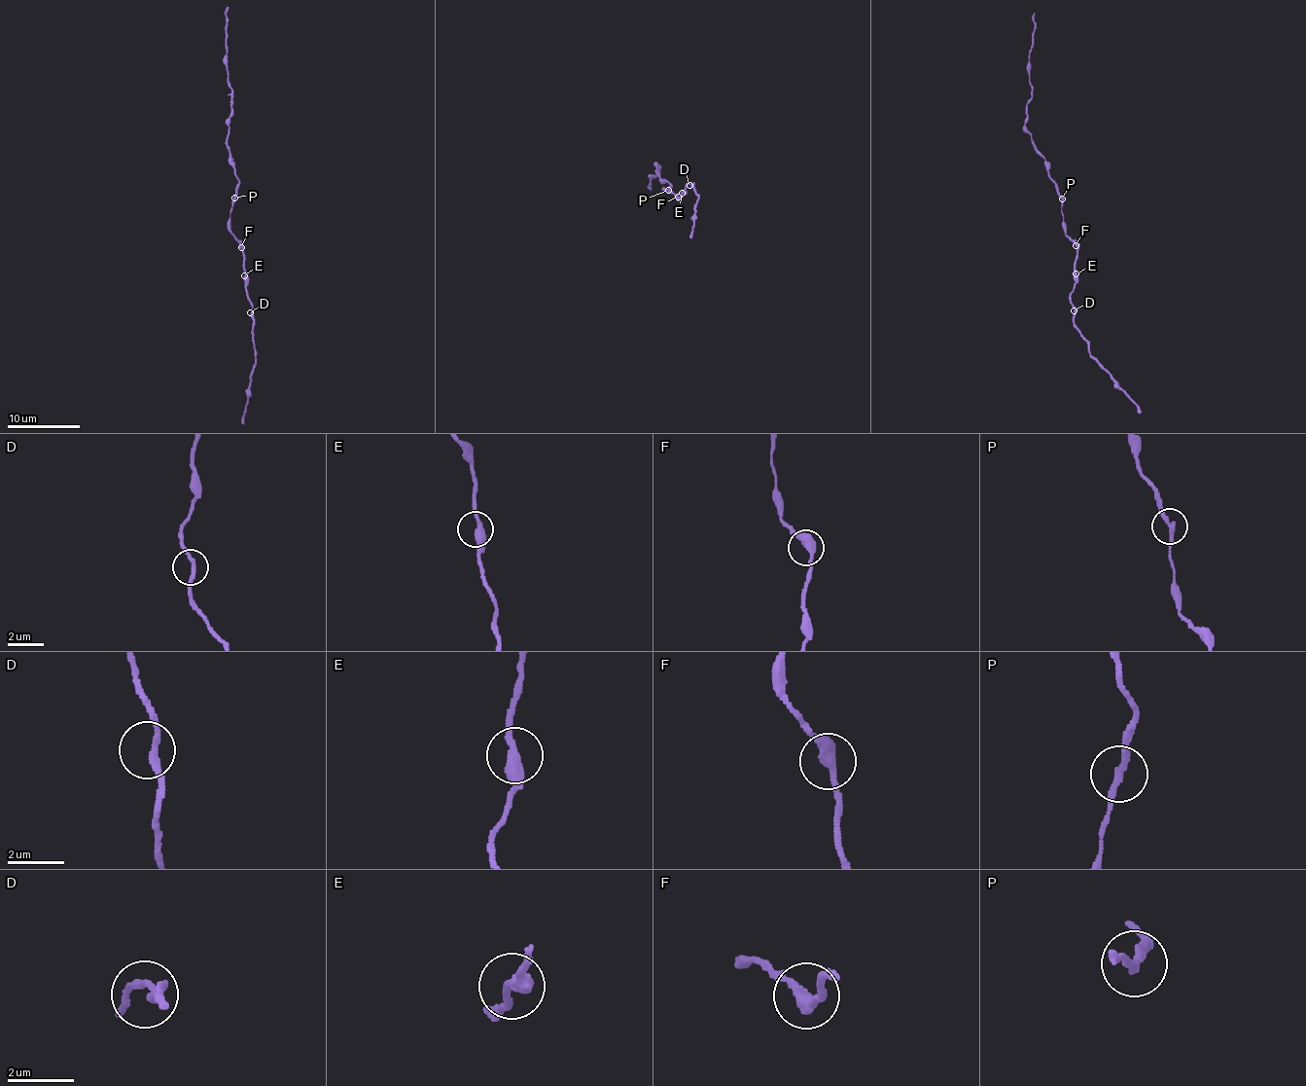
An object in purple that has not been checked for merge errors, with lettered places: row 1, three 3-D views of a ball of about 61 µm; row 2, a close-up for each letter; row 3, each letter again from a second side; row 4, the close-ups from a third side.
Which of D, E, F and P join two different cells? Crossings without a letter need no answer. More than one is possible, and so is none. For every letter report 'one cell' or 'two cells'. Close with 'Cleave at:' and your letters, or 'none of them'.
D: one cell
E: one cell
F: one cell
P: two cells
Cleave at: P

